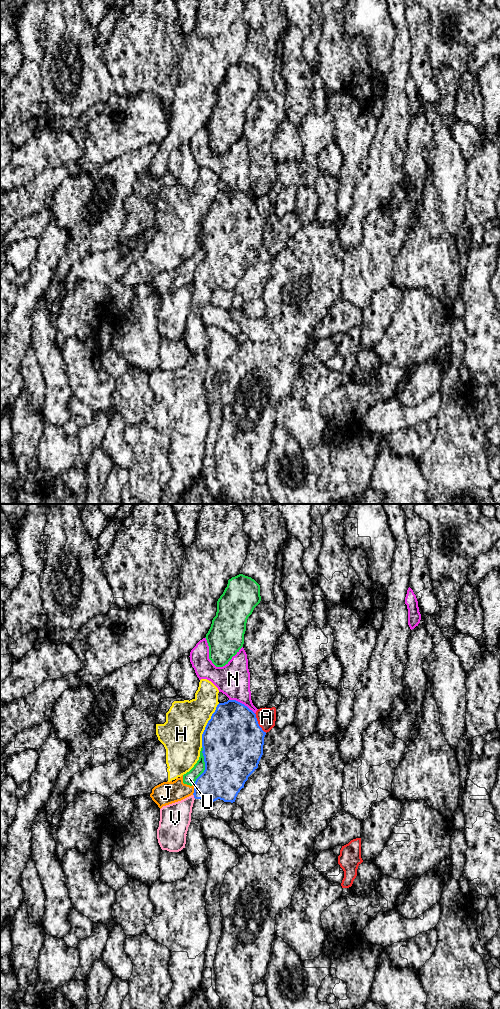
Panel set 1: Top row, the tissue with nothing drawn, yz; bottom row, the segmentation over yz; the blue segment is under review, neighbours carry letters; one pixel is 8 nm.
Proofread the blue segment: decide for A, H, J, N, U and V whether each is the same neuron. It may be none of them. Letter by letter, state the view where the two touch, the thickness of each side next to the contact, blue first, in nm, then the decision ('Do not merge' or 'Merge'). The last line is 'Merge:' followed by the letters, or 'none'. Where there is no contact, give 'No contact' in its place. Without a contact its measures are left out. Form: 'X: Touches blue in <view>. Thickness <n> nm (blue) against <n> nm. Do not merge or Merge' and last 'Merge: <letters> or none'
A: Touches blue in yz. Thickness 480 nm (blue) against 160 nm. Do not merge
H: Touches blue in yz. Thickness 480 nm (blue) against 320 nm. Do not merge
J: Touches blue in yz. Thickness 320 nm (blue) against 180 nm. Do not merge
N: Touches blue in yz. Thickness 440 nm (blue) against 260 nm. Do not merge
U: Touches blue in yz. Thickness 460 nm (blue) against 100 nm. Do not merge
V: Touches blue in yz. Thickness 300 nm (blue) against 240 nm. Do not merge
Merge: none

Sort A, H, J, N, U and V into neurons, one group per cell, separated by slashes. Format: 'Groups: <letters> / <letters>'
Groups: A / H / J U / N / V

